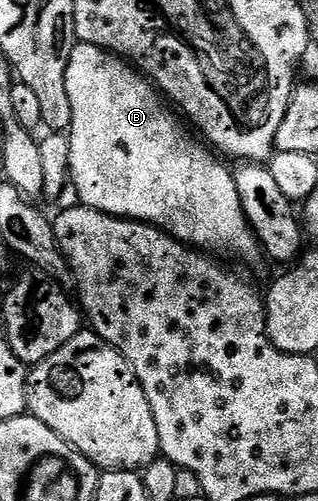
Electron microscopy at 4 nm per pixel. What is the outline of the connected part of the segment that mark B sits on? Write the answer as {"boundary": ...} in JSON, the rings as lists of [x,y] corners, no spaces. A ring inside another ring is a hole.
{"boundary":[[[77,42],[72,48],[66,69],[66,93],[70,93],[70,109],[72,110],[72,126],[66,135],[69,141],[70,183],[72,187],[76,186],[76,195],[80,198],[77,200],[83,206],[92,207],[95,211],[101,211],[107,215],[117,215],[119,219],[135,219],[138,223],[149,223],[151,227],[160,228],[168,235],[173,235],[179,243],[187,243],[193,249],[203,249],[208,253],[221,251],[224,255],[237,255],[248,263],[254,262],[258,257],[261,258],[262,248],[256,242],[256,236],[252,234],[251,227],[248,226],[248,219],[242,209],[242,201],[238,201],[236,176],[230,167],[228,171],[229,164],[217,158],[199,138],[192,139],[193,132],[179,118],[176,120],[164,108],[165,100],[158,94],[157,88],[135,66],[129,65],[119,55],[113,55],[111,51],[103,51],[101,47],[95,47],[89,43]]]}

